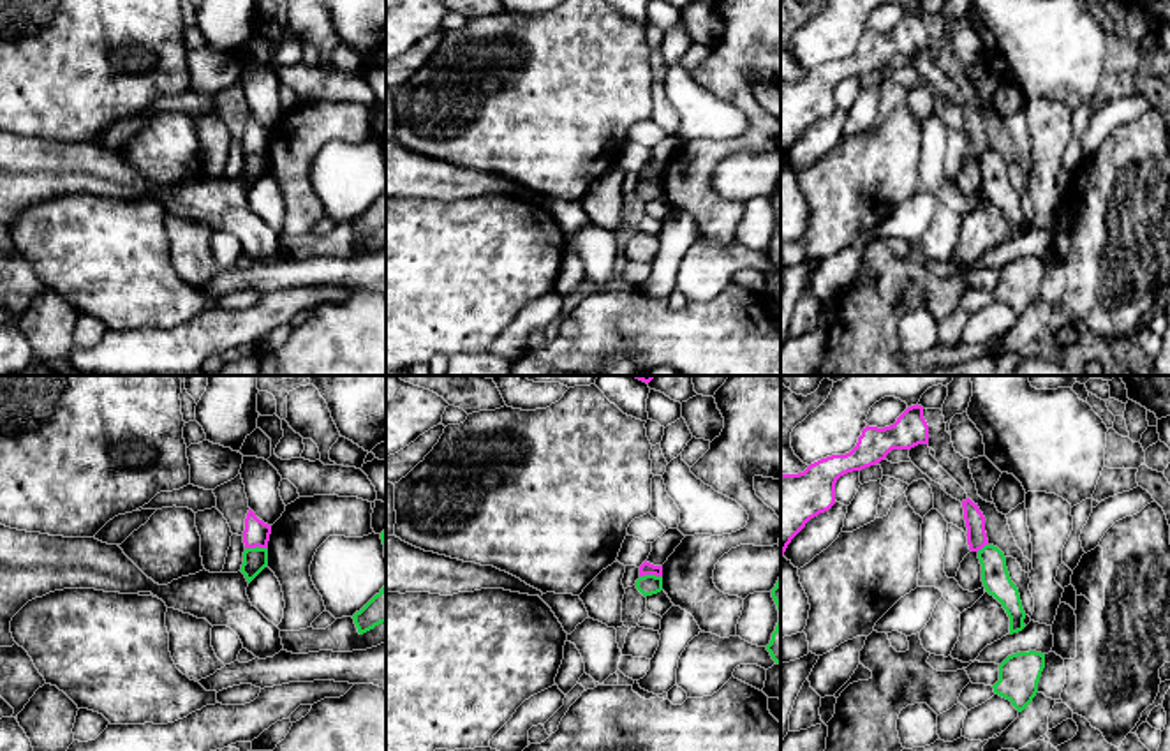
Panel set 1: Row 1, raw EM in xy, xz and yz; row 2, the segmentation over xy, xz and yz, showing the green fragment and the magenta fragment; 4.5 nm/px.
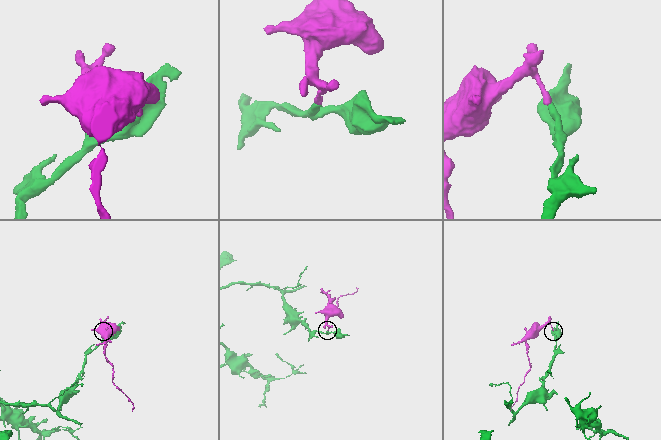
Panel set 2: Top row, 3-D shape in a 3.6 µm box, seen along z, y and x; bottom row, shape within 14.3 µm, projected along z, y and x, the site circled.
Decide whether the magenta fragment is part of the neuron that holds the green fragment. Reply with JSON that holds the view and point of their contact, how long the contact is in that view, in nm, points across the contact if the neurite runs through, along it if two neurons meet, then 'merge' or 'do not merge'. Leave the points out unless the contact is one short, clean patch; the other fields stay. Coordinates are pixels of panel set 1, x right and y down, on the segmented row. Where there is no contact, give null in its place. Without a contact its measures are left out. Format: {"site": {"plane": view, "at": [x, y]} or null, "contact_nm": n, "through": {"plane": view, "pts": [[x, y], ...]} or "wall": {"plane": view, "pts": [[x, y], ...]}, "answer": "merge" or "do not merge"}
{"site": {"plane": "xy", "at": [256, 547]}, "contact_nm": 100, "wall": {"plane": "xy", "pts": [[266, 547], [245, 549]]}, "answer": "do not merge"}

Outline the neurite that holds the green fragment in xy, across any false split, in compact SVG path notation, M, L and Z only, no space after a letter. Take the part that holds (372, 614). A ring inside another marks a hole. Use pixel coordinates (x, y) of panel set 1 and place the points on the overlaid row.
M386 585L352 619L359 635L386 622Z

